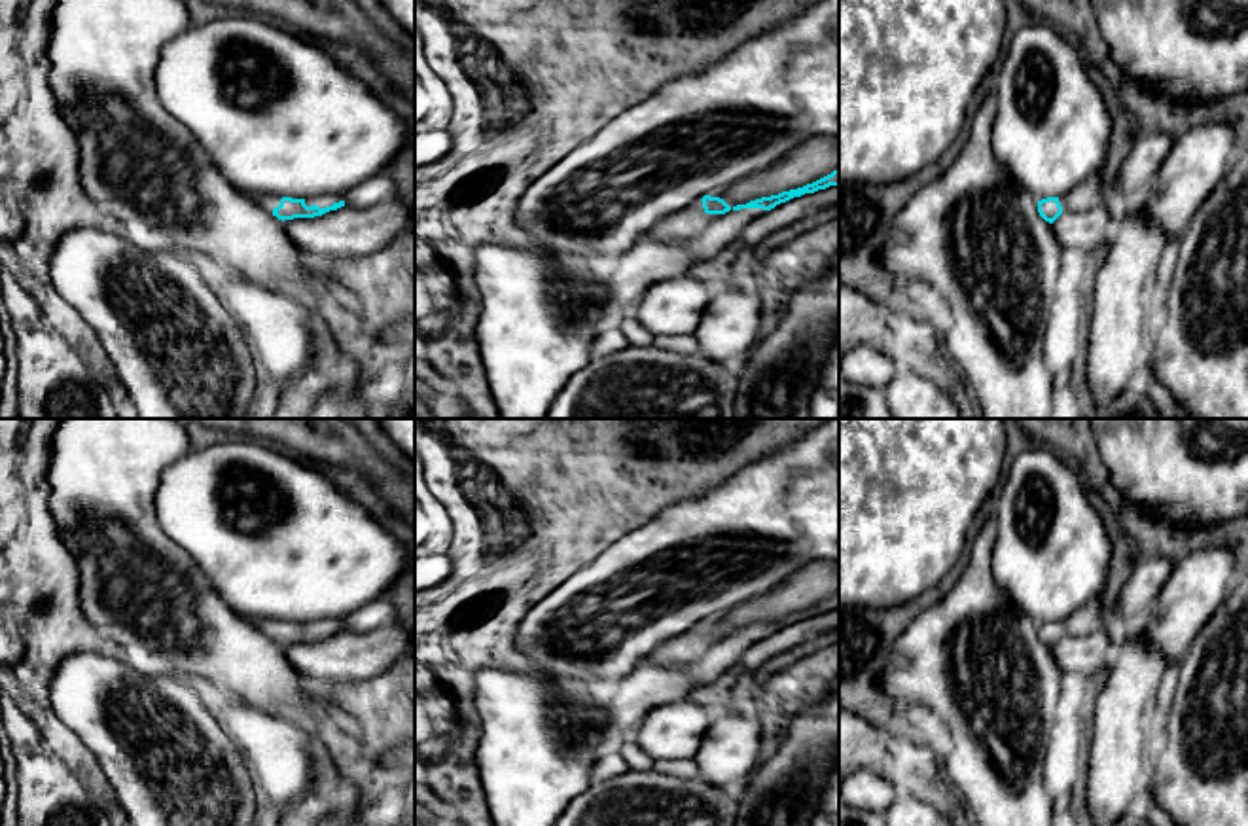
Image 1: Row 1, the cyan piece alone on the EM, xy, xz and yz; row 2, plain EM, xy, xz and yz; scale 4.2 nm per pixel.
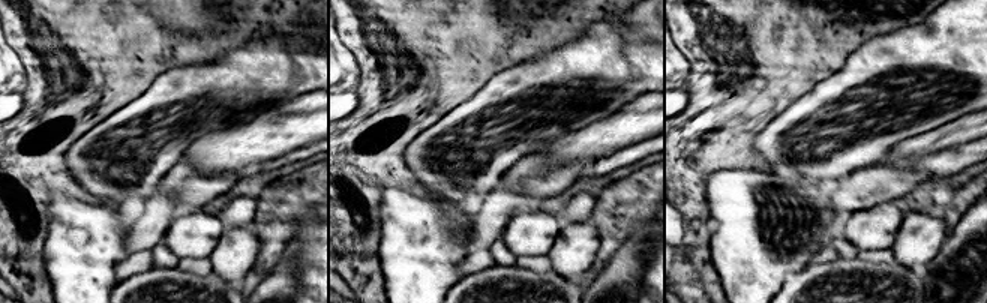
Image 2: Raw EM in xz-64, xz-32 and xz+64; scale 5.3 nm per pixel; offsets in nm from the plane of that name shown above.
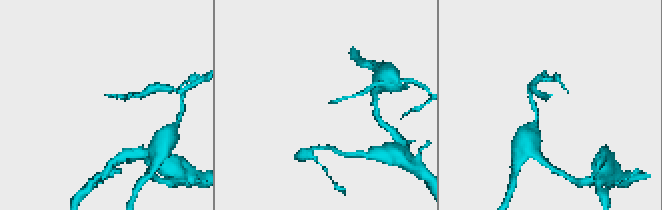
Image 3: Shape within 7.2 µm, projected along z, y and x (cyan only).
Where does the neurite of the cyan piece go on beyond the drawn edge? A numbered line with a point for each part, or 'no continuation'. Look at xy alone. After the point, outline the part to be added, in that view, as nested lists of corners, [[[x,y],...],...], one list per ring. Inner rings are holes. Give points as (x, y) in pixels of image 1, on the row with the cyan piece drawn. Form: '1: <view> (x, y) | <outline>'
1: xy (322, 201) | [[[320,195],[320,197],[314,197],[314,199],[305,199],[305,205],[307,206],[316,205],[320,208],[326,208],[326,206],[331,206],[333,203],[339,203],[339,201],[343,201],[341,195]]]

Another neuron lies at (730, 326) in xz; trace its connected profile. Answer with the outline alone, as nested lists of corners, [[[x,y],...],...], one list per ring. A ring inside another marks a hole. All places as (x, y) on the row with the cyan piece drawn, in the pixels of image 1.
[[[750,286],[714,288],[693,333],[699,350],[722,366],[739,368],[758,343],[763,314],[761,294]]]

